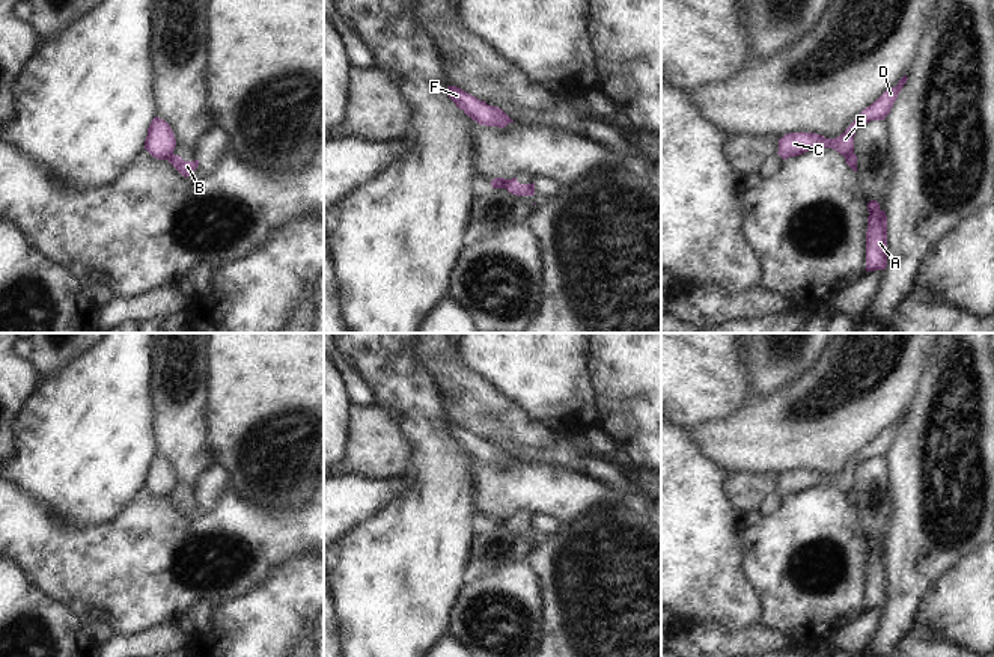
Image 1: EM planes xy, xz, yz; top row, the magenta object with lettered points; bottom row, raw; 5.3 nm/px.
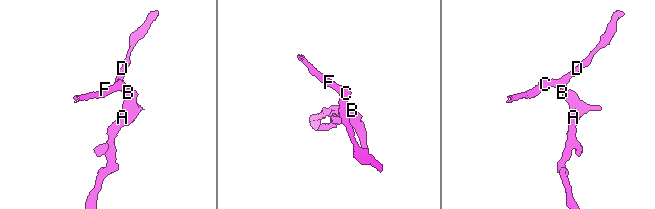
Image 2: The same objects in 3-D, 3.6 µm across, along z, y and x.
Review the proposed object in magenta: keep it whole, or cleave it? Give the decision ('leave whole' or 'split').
split

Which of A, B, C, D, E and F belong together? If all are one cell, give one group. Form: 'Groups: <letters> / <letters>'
Groups: A B / C D E F.

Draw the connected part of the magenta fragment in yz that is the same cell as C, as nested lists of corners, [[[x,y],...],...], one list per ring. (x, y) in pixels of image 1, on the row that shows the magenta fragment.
[[[904,75],[895,87],[887,89],[875,102],[866,107],[839,137],[825,139],[815,133],[789,133],[779,139],[777,154],[786,160],[789,157],[798,157],[813,148],[824,146],[846,157],[854,152],[855,130],[871,121],[886,119],[907,80],[907,75]]]

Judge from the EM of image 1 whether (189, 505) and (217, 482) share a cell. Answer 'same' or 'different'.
different

